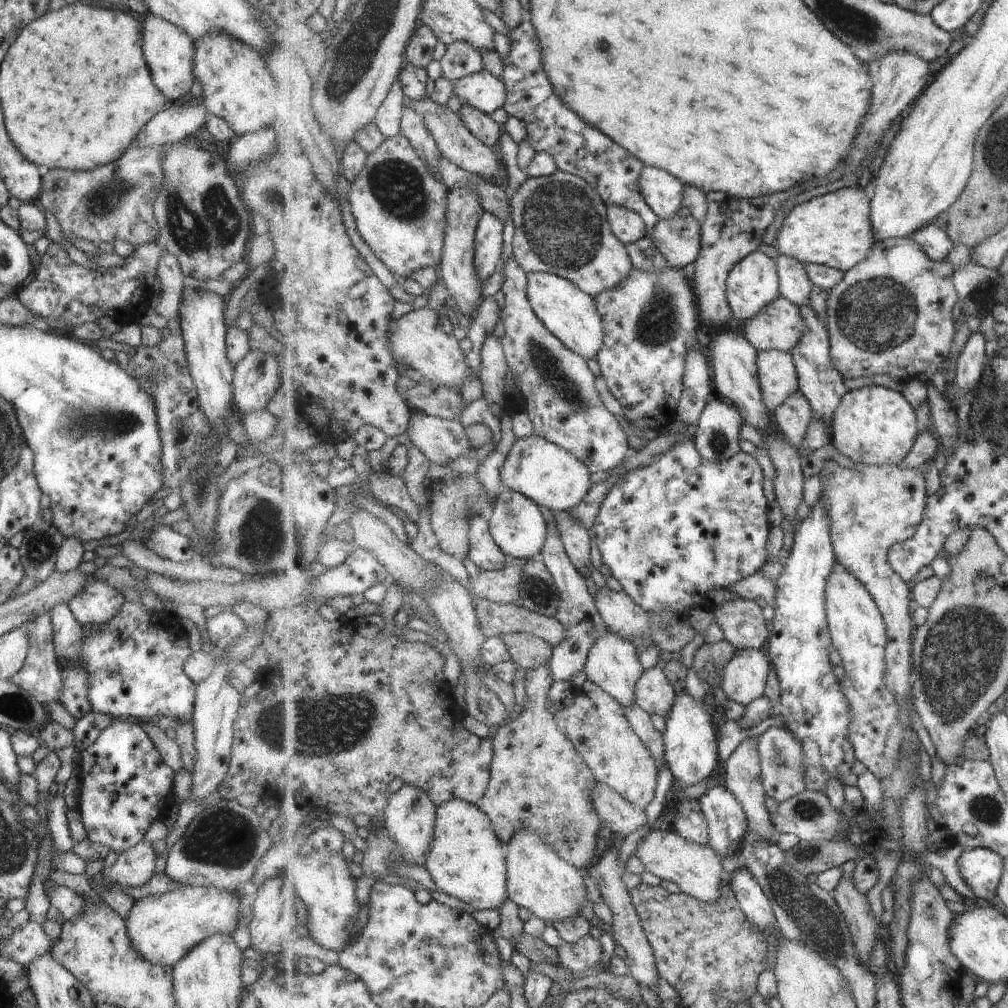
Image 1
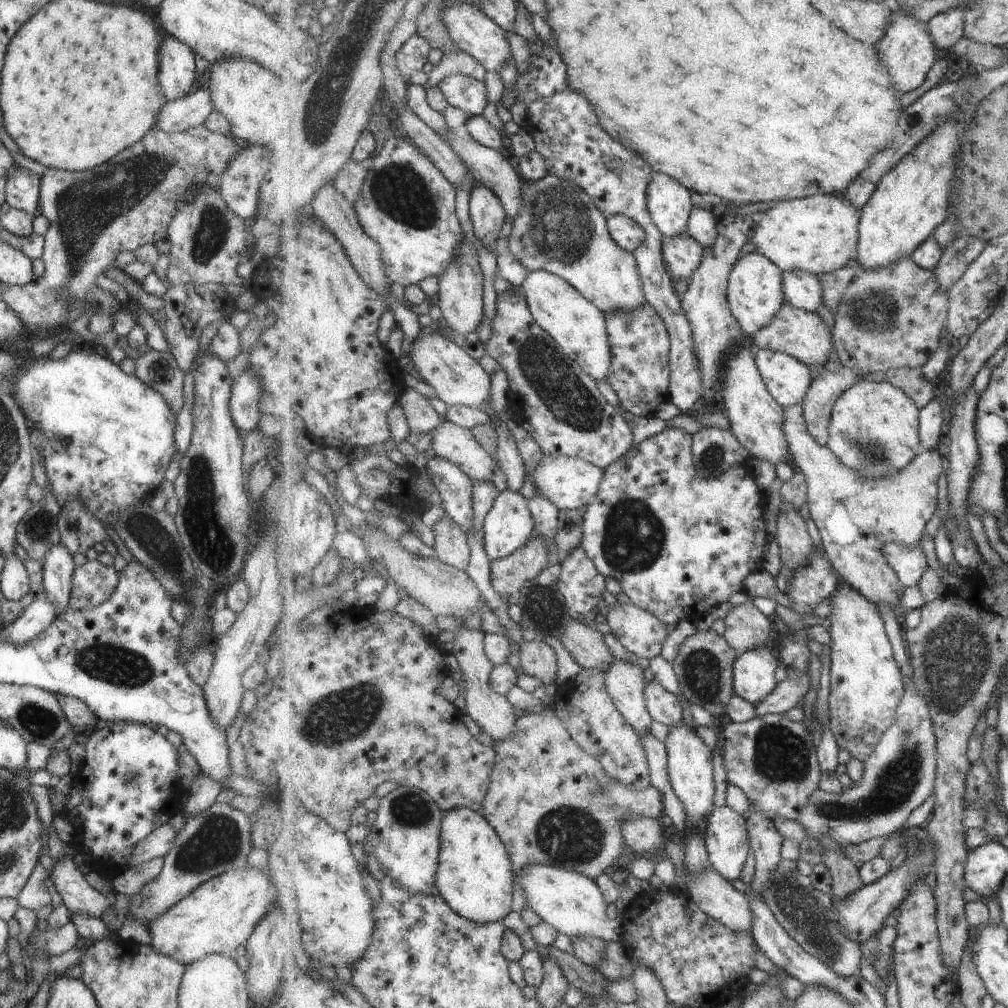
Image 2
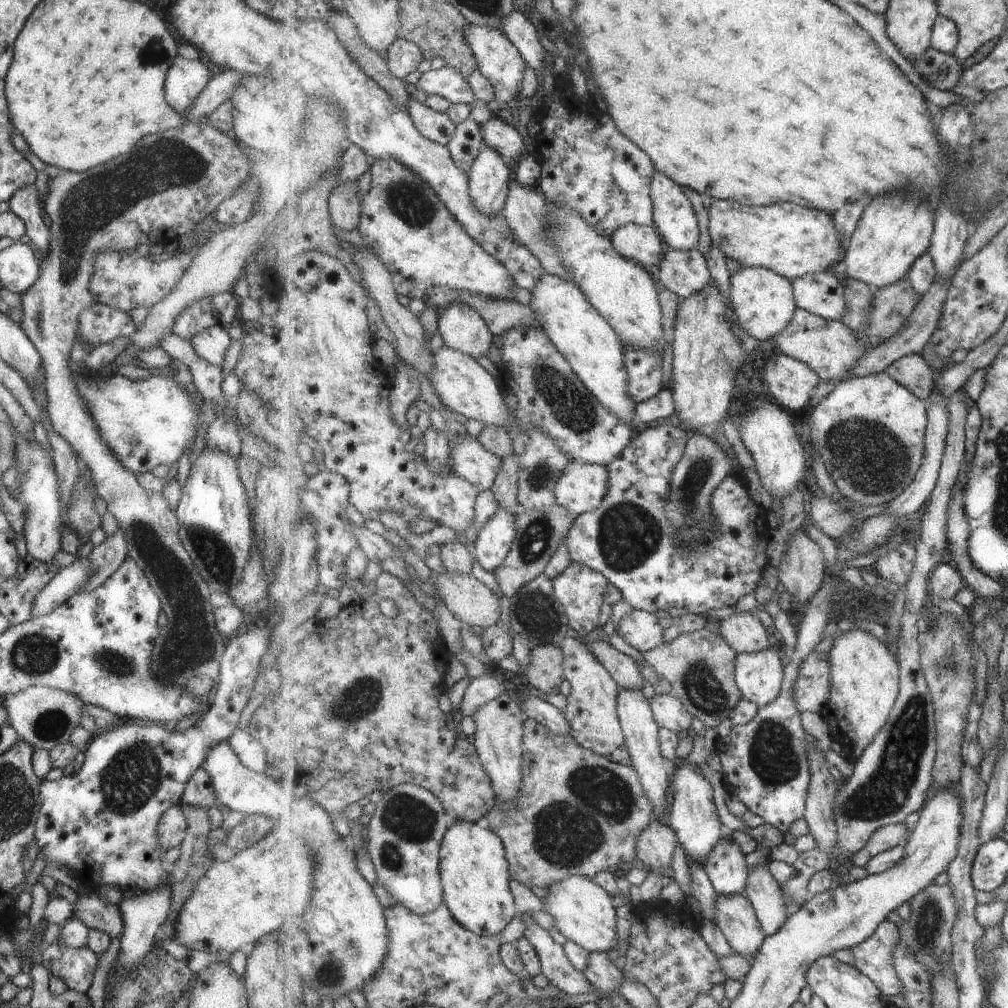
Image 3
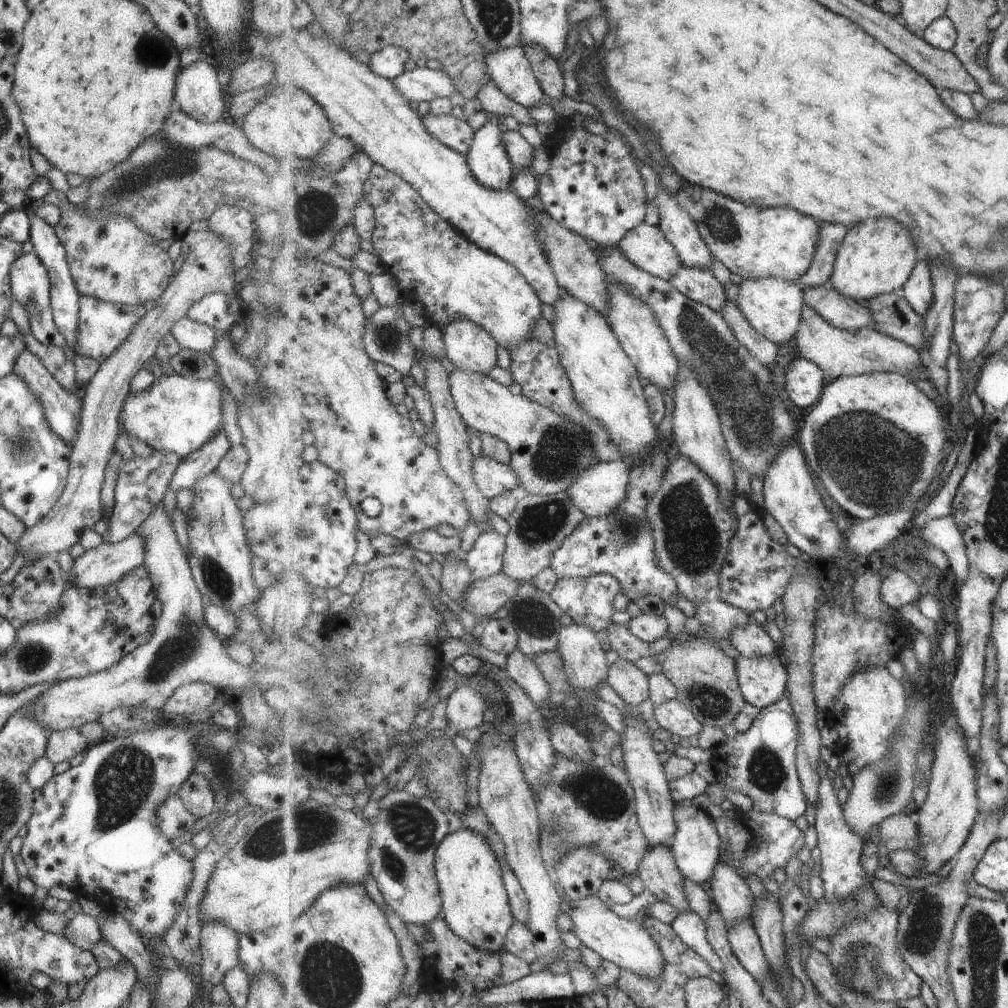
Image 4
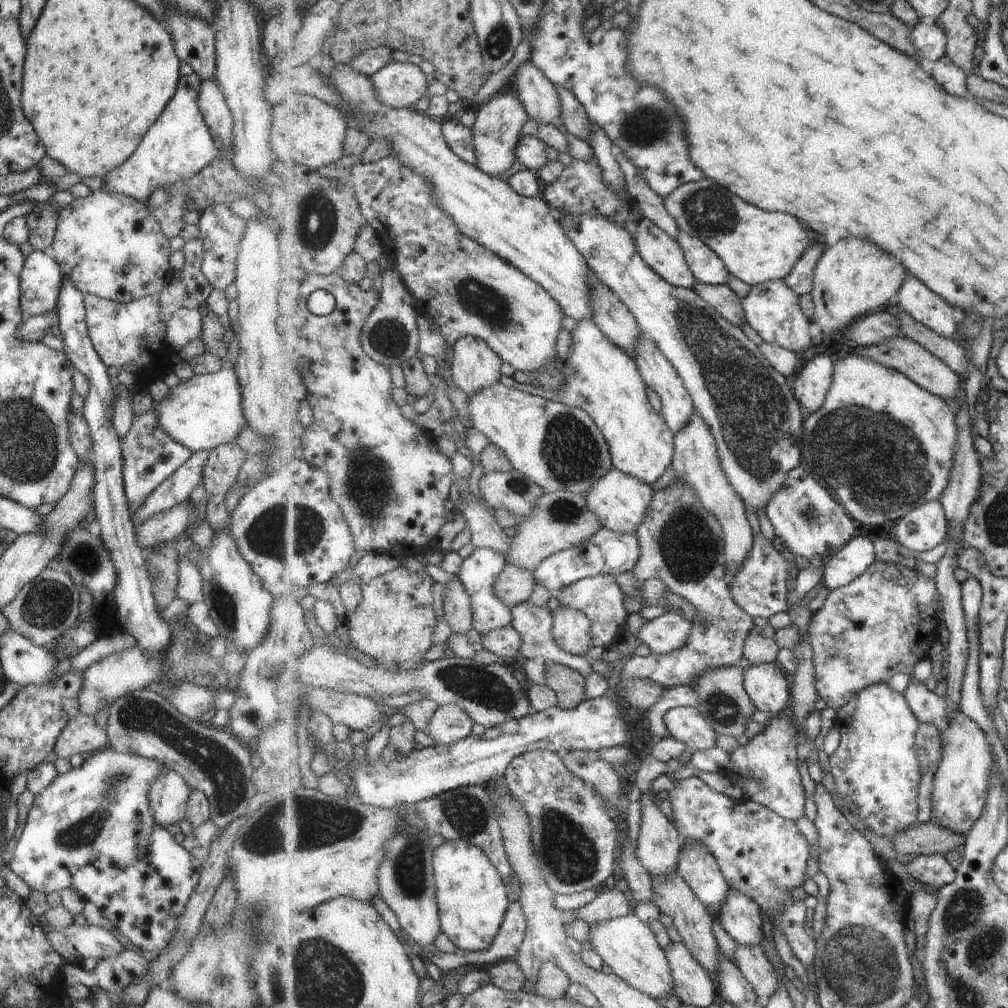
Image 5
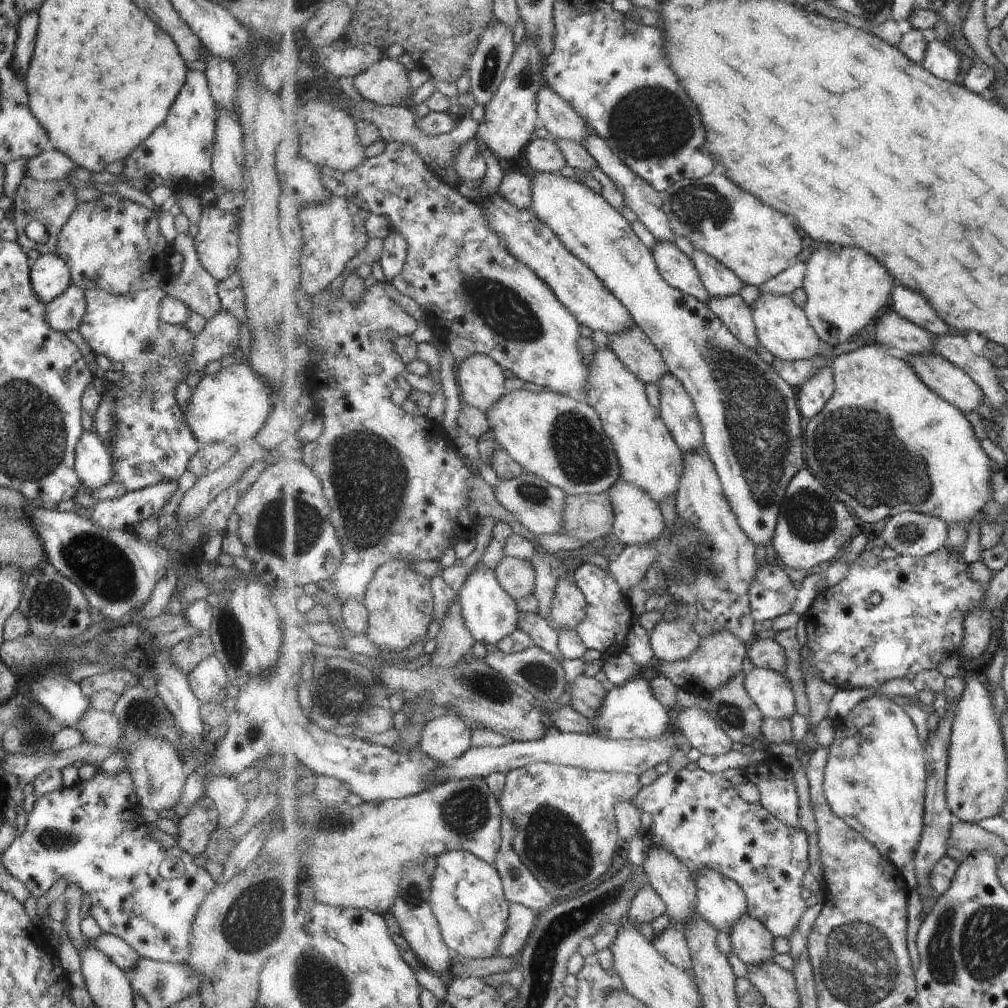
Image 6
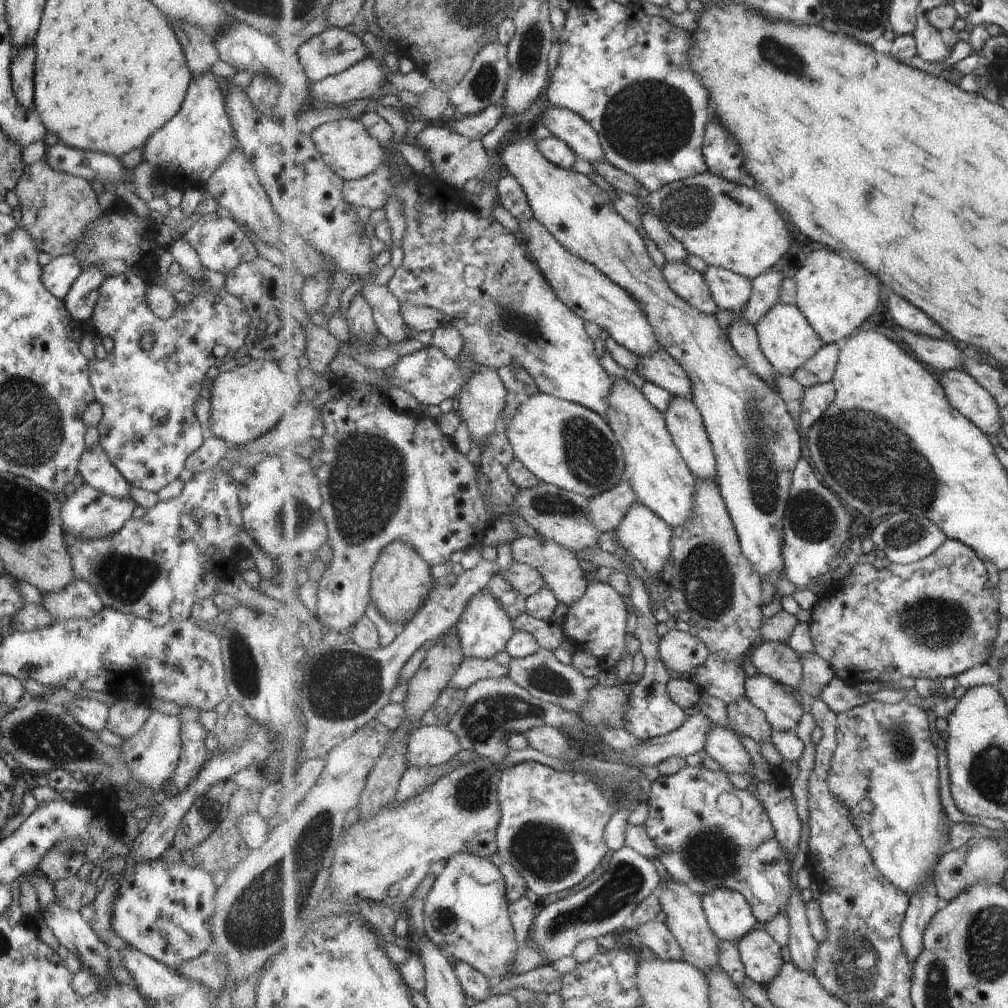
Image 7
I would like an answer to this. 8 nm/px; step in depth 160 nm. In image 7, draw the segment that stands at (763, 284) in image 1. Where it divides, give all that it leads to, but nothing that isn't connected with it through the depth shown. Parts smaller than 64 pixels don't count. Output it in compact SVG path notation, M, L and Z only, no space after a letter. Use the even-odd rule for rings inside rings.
M777 303L757 324L760 347L773 368L781 374L792 376L801 369L810 358L825 345L823 339L815 332L806 315L797 305Z

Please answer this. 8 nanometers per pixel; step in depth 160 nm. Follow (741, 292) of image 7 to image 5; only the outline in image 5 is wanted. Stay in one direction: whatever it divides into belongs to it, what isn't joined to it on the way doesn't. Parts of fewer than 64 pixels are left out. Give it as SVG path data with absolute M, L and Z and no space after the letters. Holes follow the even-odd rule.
M684 230L678 232L676 241L682 246L686 254L686 263L697 280L710 285L726 284L730 271L727 270L723 259L711 250L707 243L700 238L692 237Z

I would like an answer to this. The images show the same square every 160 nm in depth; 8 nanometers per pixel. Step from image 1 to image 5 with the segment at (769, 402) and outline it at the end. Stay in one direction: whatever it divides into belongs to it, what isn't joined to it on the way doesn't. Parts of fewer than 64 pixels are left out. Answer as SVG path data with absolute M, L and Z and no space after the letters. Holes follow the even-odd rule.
M808 356L804 367L793 380L793 390L809 413L817 412L826 404L834 374L835 362L829 356Z

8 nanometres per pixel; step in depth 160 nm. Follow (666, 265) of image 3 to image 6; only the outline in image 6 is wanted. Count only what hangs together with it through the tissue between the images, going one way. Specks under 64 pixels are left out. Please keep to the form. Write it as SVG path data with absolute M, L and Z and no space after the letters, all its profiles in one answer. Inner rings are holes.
M739 294L713 297L708 300L709 308L727 325L727 328L745 346L755 351L760 343L751 306Z

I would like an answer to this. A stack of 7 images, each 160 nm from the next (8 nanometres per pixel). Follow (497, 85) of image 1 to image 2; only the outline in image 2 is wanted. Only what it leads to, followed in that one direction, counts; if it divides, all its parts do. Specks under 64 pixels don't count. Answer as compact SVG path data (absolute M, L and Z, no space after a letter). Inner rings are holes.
M449 75L439 86L449 104L464 111L468 118L483 114L489 104L485 81L465 75Z

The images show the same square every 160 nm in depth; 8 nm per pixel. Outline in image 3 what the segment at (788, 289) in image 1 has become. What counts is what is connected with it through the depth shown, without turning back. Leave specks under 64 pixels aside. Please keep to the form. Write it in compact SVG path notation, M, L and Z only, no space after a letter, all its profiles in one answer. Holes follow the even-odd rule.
M833 272L806 274L793 281L794 295L799 309L811 311L827 320L841 321L847 310L845 283Z

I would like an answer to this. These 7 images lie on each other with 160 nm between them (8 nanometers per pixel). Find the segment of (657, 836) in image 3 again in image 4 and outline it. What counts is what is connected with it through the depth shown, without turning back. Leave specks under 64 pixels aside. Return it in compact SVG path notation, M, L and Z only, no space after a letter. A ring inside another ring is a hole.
M666 846L650 847L644 854L637 874L643 879L646 889L651 891L657 900L668 902L679 910L679 913L689 910L689 902L683 890L683 880L685 879L682 871L676 863L674 852Z

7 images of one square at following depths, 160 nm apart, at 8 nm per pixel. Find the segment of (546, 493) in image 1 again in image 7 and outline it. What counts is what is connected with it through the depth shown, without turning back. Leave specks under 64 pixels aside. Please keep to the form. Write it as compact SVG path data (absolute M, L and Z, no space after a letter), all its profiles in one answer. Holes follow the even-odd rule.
M637 501L630 506L626 517L618 524L618 540L651 574L651 581L662 578L673 550L674 530L654 510Z

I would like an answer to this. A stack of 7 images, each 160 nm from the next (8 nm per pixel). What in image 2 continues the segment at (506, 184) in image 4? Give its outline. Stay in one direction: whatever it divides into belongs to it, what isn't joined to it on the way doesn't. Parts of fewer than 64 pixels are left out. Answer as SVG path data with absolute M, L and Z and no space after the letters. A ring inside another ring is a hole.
M479 182L470 196L470 211L476 235L489 250L493 249L508 216L502 200L493 189Z

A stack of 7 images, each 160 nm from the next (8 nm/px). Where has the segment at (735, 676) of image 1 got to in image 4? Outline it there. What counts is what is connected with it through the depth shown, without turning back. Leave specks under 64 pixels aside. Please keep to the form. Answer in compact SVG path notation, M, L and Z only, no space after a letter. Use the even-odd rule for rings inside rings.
M762 656L736 659L740 685L747 703L765 709L778 703L788 688L788 670L782 658Z

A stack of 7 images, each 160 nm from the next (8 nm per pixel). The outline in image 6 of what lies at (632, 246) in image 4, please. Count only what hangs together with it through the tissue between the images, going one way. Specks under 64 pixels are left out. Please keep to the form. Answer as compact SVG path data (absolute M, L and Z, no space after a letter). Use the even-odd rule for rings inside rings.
M656 241L651 249L663 278L672 287L706 302L711 298L710 292L703 284L694 262L675 243Z

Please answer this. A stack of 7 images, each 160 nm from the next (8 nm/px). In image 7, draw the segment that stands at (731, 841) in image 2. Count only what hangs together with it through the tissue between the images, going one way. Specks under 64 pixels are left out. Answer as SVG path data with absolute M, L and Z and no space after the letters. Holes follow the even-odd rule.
M762 927L747 933L737 942L746 974L766 988L782 972L785 964L782 946Z

